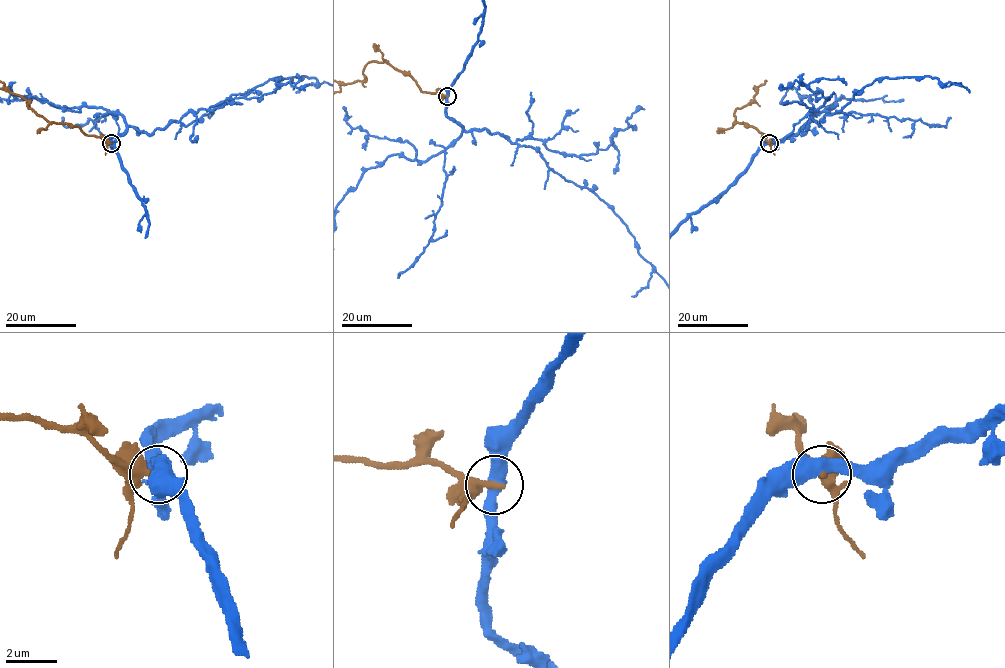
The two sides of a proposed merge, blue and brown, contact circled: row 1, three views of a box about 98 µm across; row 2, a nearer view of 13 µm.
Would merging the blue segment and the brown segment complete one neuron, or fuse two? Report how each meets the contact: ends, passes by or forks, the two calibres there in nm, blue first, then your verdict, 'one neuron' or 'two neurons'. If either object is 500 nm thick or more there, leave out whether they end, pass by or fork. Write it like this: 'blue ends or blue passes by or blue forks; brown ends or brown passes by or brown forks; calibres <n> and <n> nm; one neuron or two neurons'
calibres 500 and 420 nm; two neurons

